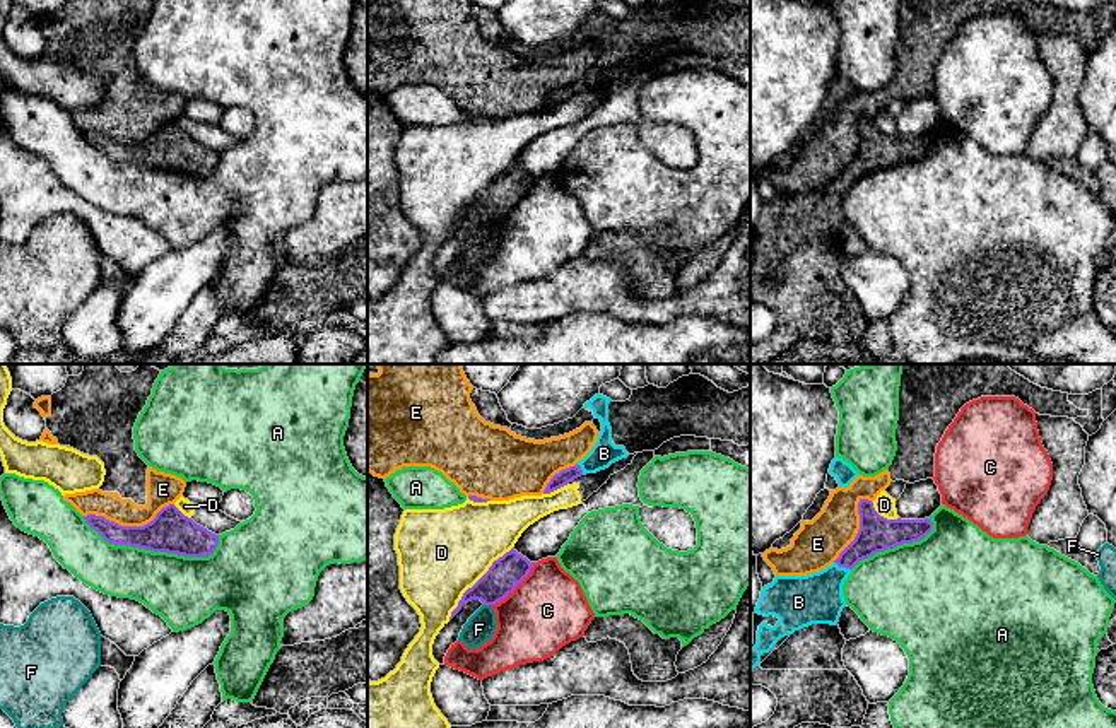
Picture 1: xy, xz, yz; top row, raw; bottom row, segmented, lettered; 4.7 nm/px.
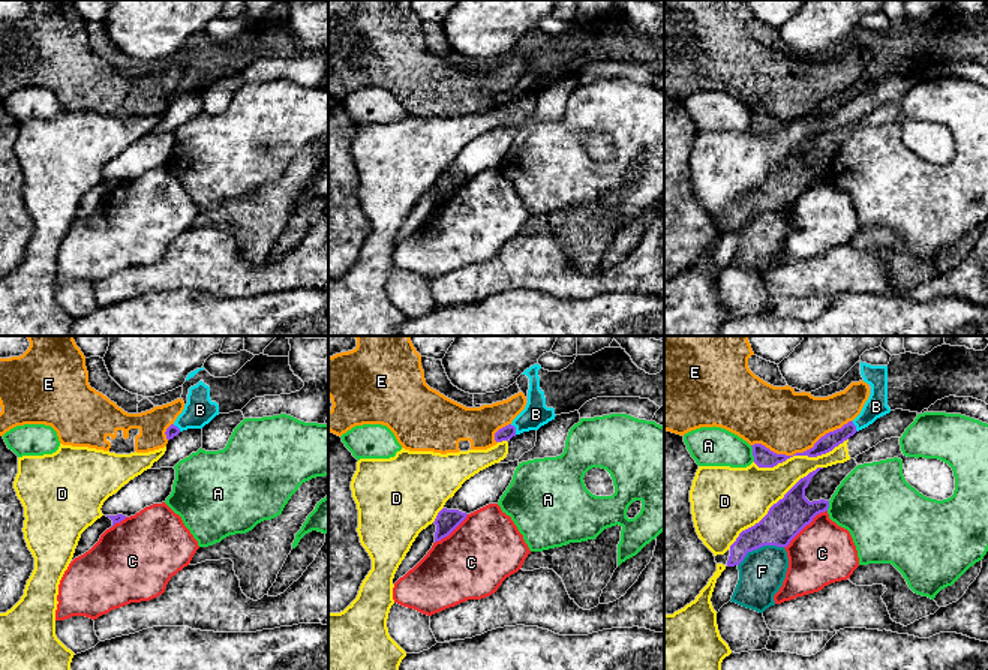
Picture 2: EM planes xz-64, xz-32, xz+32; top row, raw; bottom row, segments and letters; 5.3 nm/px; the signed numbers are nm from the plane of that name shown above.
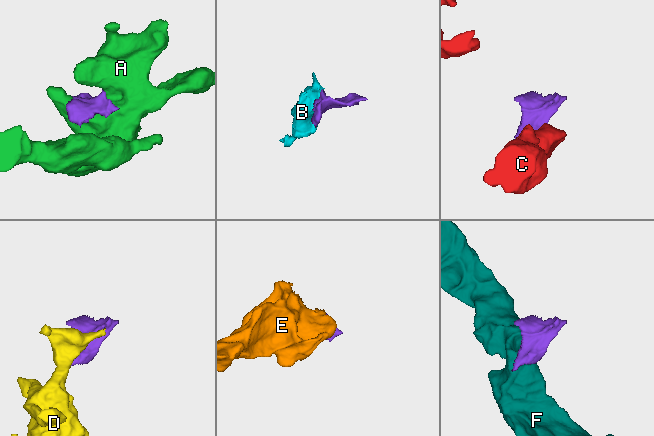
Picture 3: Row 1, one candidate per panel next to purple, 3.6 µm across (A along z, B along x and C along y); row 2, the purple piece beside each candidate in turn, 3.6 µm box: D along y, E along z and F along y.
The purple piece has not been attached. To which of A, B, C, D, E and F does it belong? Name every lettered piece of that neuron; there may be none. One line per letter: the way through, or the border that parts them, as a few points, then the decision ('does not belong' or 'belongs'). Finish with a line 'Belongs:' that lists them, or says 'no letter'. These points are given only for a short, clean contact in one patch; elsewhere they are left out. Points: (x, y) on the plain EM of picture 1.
A: does not belong
B: belongs
C: border along xz (537, 180), (511, 209), (491, 223); does not belong
D: does not belong
E: does not belong
F: border along xz (484, 221), (489, 223); does not belong
Belongs: B

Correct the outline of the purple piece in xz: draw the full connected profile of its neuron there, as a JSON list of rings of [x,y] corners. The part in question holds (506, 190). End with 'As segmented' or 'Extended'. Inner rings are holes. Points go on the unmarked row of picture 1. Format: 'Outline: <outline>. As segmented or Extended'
Outline: [[[513,164],[502,174],[494,178],[489,188],[463,210],[458,224],[451,229],[449,238],[472,217],[480,217],[484,222],[499,220],[514,208],[514,205],[530,191],[535,181],[537,179],[530,179]]]. As segmented

